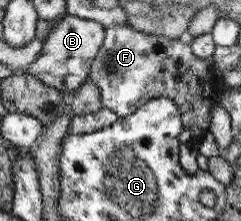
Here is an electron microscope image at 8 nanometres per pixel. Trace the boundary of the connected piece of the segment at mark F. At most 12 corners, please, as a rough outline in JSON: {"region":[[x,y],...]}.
{"region":[[109,26],[89,75],[120,118],[160,97],[182,144],[210,133],[212,58]]}

